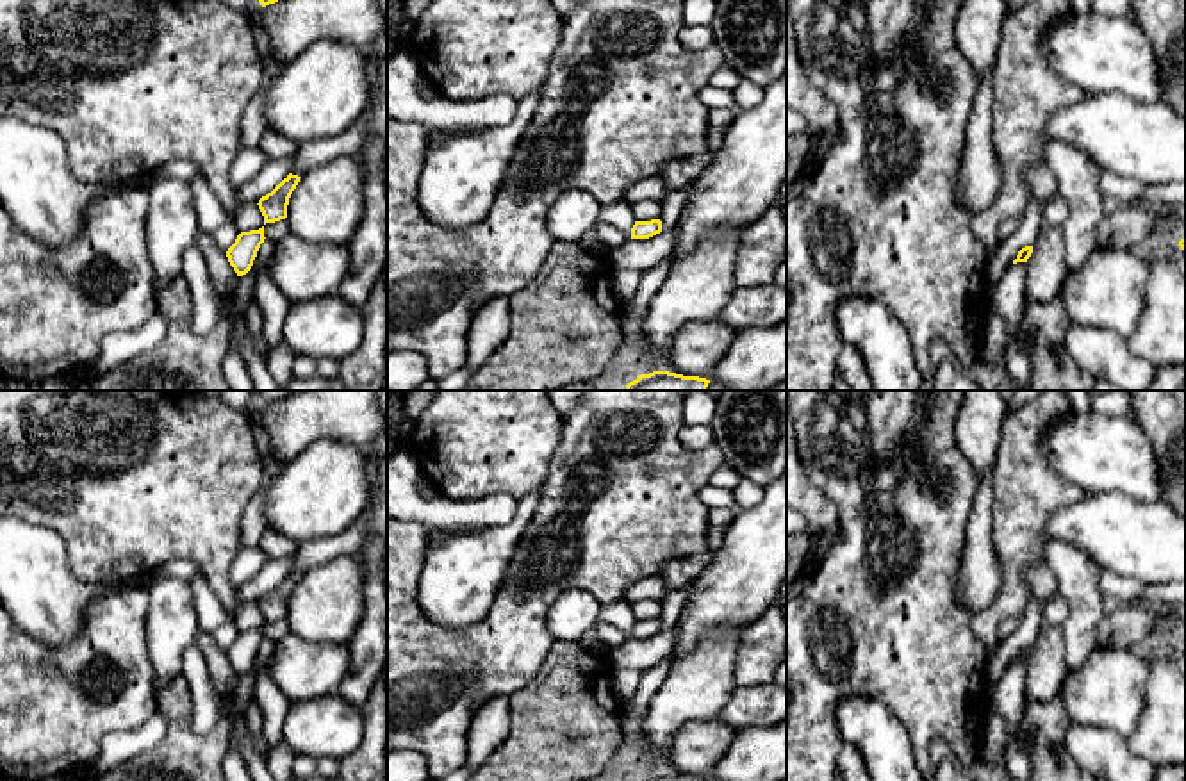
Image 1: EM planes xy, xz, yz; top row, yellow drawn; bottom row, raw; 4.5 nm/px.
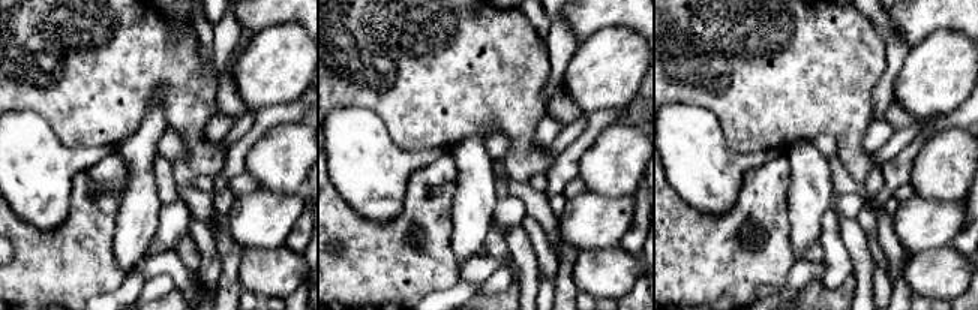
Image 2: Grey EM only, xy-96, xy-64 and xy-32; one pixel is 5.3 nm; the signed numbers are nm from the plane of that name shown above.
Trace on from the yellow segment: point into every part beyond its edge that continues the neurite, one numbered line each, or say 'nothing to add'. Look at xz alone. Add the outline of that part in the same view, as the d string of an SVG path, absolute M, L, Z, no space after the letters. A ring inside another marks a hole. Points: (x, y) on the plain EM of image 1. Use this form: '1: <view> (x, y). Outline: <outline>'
nothing to add

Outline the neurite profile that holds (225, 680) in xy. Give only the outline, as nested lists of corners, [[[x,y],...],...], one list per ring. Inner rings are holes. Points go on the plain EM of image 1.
[[[200,629],[194,644],[202,649],[207,660],[209,678],[234,728],[243,719],[243,711],[235,703],[239,676],[230,665],[226,653],[214,642],[212,633]]]

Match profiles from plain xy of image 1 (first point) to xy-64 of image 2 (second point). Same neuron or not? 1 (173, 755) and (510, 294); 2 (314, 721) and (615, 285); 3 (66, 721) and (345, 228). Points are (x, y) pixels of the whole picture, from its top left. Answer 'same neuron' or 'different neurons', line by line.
1: same neuron
2: same neuron
3: same neuron

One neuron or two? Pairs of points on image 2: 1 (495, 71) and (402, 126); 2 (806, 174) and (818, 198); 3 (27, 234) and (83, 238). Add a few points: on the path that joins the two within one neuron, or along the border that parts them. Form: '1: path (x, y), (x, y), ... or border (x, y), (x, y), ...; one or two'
1: path (473, 71), (458, 71), (425, 104); one
2: path (809, 180), (812, 192); one
3: path (41, 240), (69, 240); one

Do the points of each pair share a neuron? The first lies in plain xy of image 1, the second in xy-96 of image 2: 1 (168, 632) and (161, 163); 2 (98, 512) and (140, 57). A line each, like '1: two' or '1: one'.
1: two
2: one

